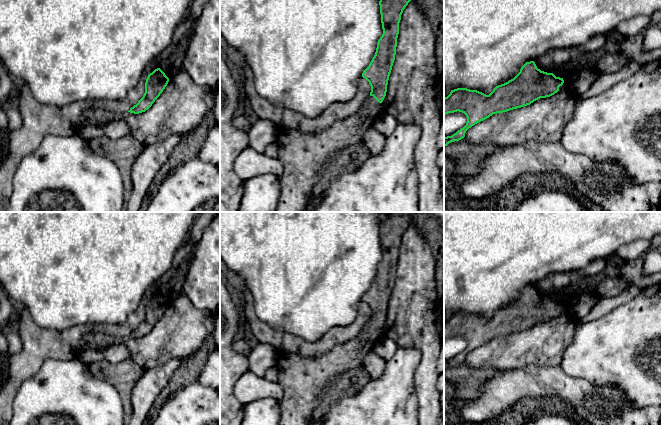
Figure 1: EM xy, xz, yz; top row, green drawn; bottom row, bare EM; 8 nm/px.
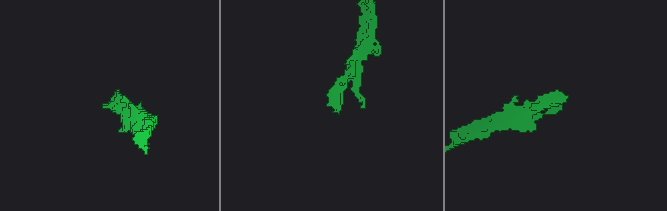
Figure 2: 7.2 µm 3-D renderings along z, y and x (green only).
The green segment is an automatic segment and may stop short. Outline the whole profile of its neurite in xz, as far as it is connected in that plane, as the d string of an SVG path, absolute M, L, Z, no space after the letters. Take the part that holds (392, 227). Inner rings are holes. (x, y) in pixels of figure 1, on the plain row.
M390 212L382 216L379 229L383 258L378 264L374 281L362 297L362 301L371 310L371 316L361 332L355 338L344 344L333 346L330 351L320 356L303 356L292 352L279 353L276 368L278 369L278 383L283 388L284 395L279 401L281 418L278 425L308 425L329 391L337 383L338 377L363 365L366 354L382 338L381 329L386 320L388 304L396 279L399 247L403 234L412 224L413 213Z

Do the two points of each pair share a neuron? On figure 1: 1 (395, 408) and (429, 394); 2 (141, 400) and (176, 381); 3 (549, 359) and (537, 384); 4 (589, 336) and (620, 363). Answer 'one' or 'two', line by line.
1: two
2: two
3: two
4: one

